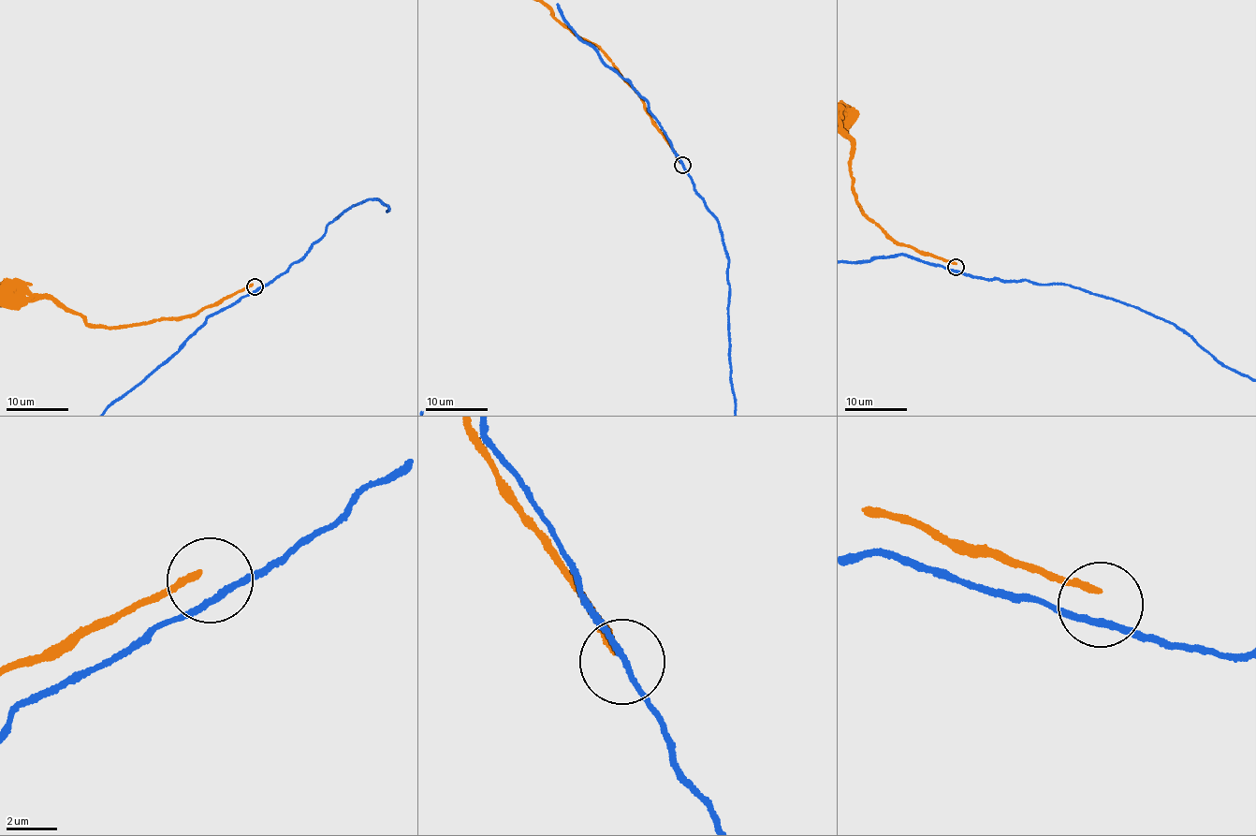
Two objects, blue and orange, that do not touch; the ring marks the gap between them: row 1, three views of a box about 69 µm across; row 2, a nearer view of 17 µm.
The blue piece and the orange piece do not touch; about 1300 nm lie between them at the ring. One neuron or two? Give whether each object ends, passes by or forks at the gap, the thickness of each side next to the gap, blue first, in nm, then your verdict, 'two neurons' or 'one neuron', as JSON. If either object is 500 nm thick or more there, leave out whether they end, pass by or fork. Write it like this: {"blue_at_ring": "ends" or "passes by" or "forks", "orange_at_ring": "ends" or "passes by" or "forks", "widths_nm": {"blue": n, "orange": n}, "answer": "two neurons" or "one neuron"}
{"blue_at_ring": "passes by", "orange_at_ring": "ends", "widths_nm": {"blue": 220, "orange": 280}, "answer": "two neurons"}

